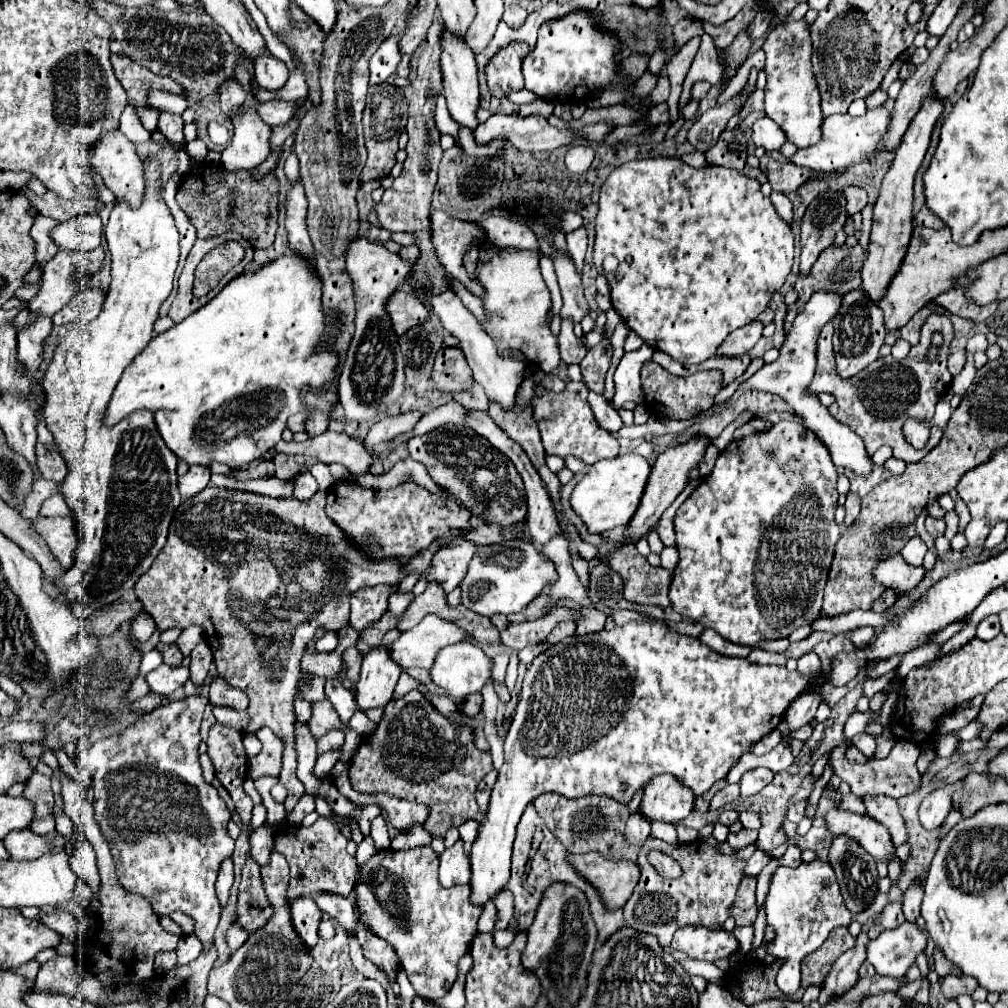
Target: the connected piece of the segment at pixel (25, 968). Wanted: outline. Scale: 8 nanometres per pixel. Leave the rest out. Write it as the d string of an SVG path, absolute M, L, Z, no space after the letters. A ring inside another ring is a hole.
M29 961L29 963L21 965L21 967L15 967L13 973L23 975L27 981L35 981L35 977L37 977L37 973L39 973L39 967L41 967L39 961Z

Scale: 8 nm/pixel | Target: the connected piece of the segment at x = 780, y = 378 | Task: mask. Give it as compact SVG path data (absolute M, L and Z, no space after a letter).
M817 291L811 295L811 299L807 301L803 313L799 313L795 317L795 321L791 323L783 343L781 343L781 355L777 357L777 361L773 361L771 365L763 365L753 377L749 377L745 383L741 383L741 387L737 389L737 393L733 395L733 401L737 401L739 395L751 391L751 389L757 389L757 391L769 391L769 393L775 393L779 397L785 397L785 401L795 409L795 415L801 419L803 427L811 433L815 433L823 445L827 447L827 451L831 453L831 459L835 465L841 465L861 477L867 477L871 475L873 471L873 459L871 455L867 455L865 451L865 445L863 445L863 439L853 433L847 425L839 423L831 413L829 409L819 401L817 395L813 393L807 393L813 377L815 377L815 365L817 365L817 339L819 339L819 331L821 327L831 321L837 313L841 305L841 295L837 293L829 293L829 291Z

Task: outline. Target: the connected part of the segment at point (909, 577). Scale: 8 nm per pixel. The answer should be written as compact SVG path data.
M895 551L895 553L887 553L883 559L877 559L873 577L885 589L895 591L897 597L907 597L925 579L925 567L909 565L901 557L901 553Z

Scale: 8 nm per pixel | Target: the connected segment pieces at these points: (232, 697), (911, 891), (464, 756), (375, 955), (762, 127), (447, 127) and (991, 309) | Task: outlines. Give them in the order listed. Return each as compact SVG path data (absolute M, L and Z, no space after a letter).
M217 677L211 683L209 701L215 707L229 707L229 709L235 709L235 711L245 711L247 709L247 695L243 691L227 685L221 677Z
M913 881L911 887L903 893L903 913L907 921L915 921L921 909L921 899L923 899L923 881Z
M411 691L391 701L377 729L361 739L349 765L349 781L353 789L363 793L387 791L399 799L429 805L437 822L425 822L424 827L431 835L444 837L451 825L459 827L467 819L481 819L475 789L491 769L491 753L475 747L469 725L451 721L419 691Z
M361 923L357 927L357 939L361 943L361 949L363 949L363 955L373 961L379 969L383 969L391 981L395 981L395 969L397 969L397 955L395 955L395 949L391 949L391 945L379 937L375 937L375 933L371 933L367 929L365 923Z
M763 117L753 123L753 143L757 147L765 147L767 151L773 151L773 149L779 151L785 141L787 141L787 135L769 117Z
M437 105L437 115L435 115L435 121L437 121L437 129L441 133L449 133L457 139L457 131L459 131L459 123L449 115L447 111L447 105Z
M951 289L947 293L941 293L937 299L935 299L937 305L945 307L947 311L959 315L959 317L967 317L967 319L973 319L975 323L981 323L985 321L987 317L991 317L995 313L995 309L999 307L999 301L995 301L995 305L975 305L975 301L967 301L963 289Z

